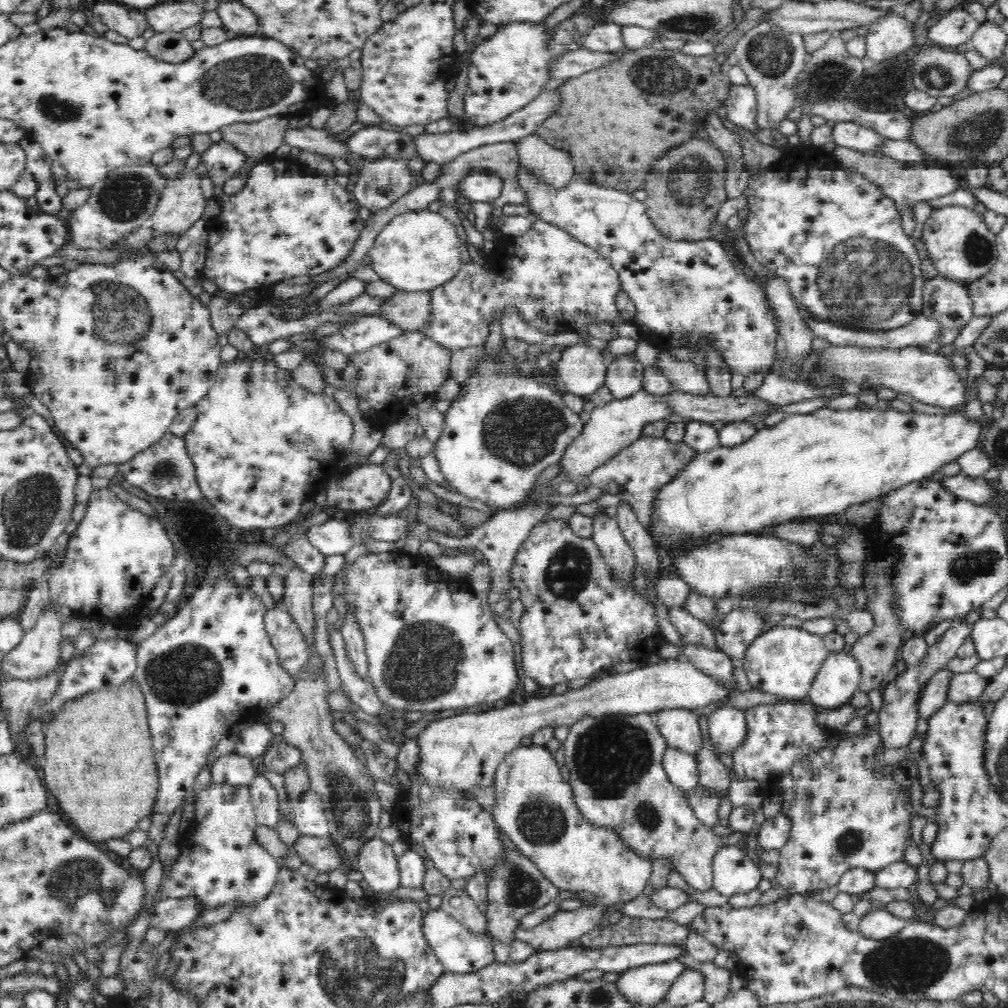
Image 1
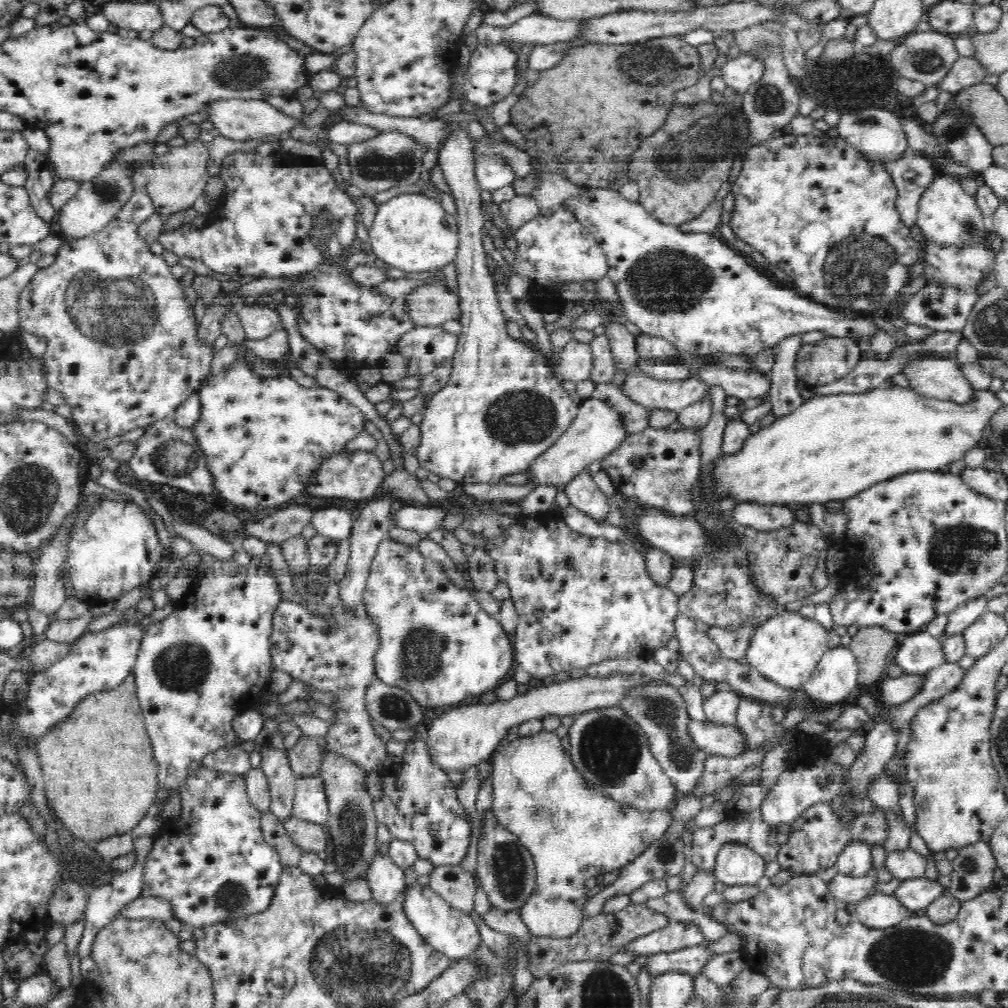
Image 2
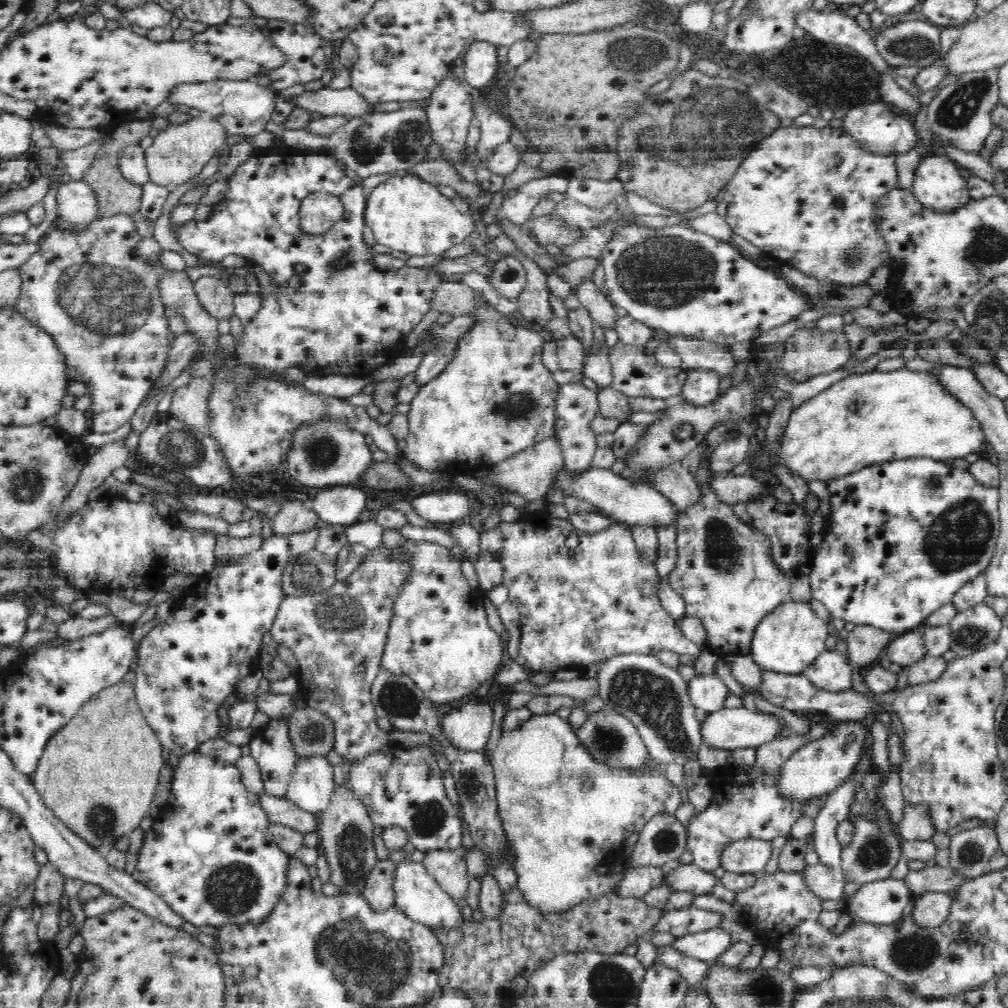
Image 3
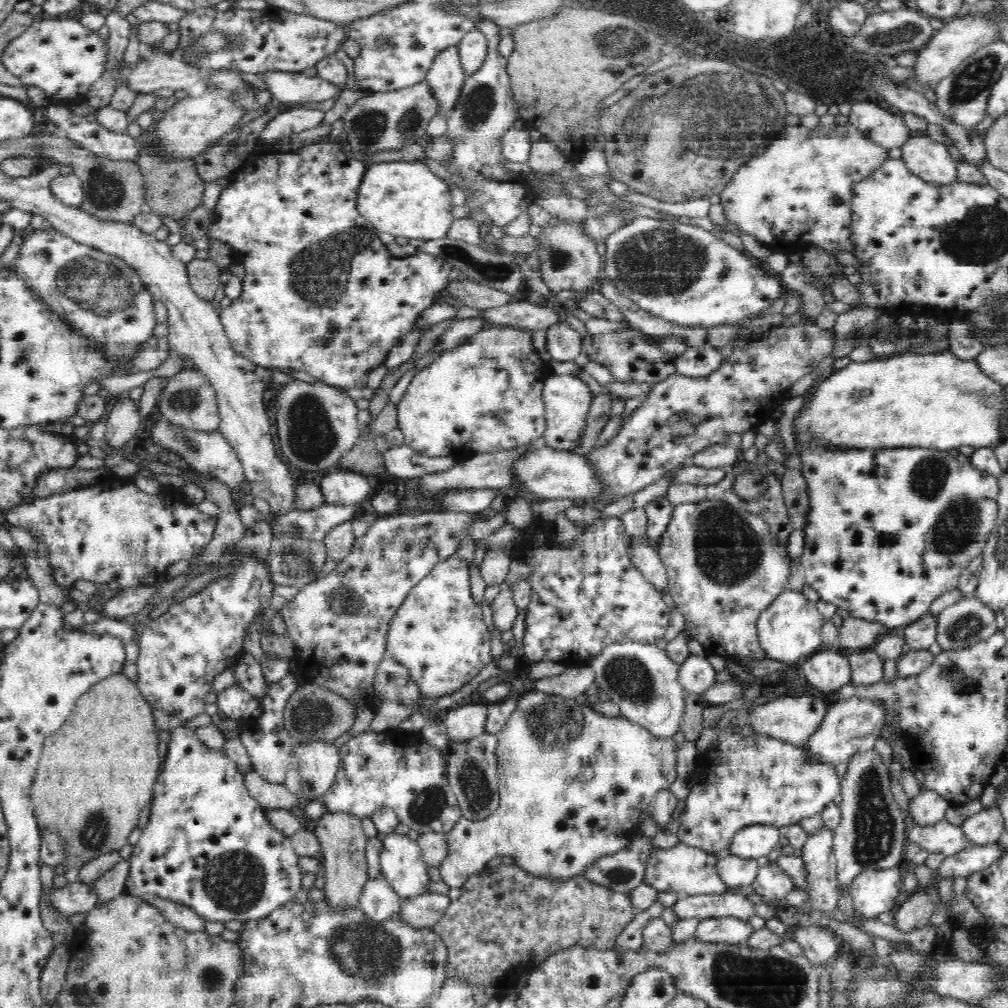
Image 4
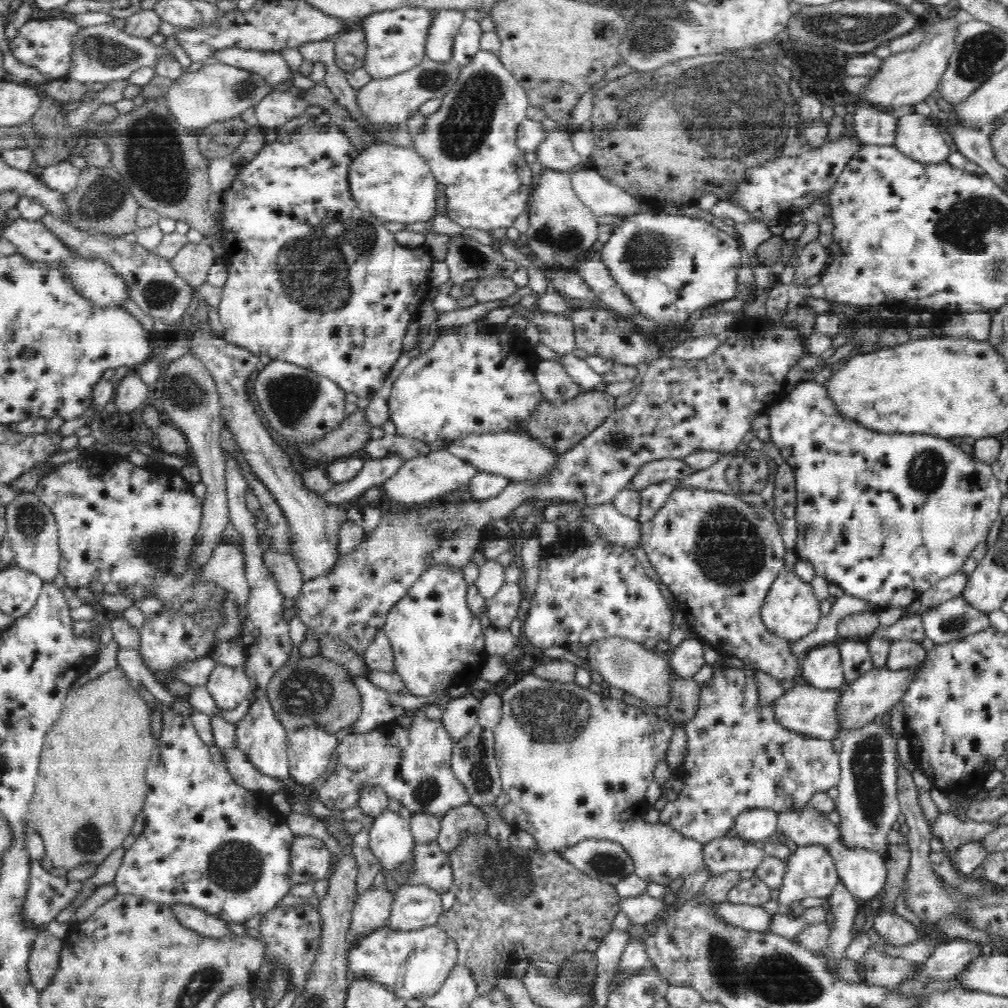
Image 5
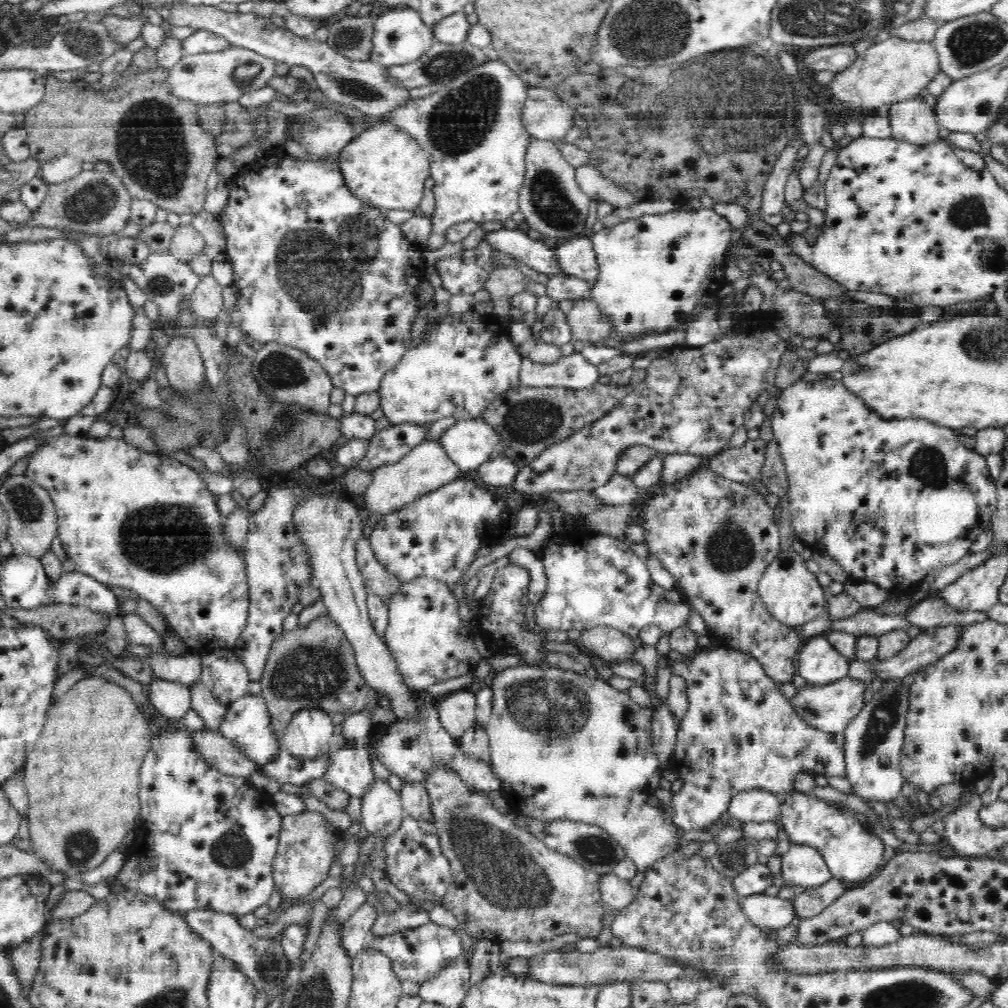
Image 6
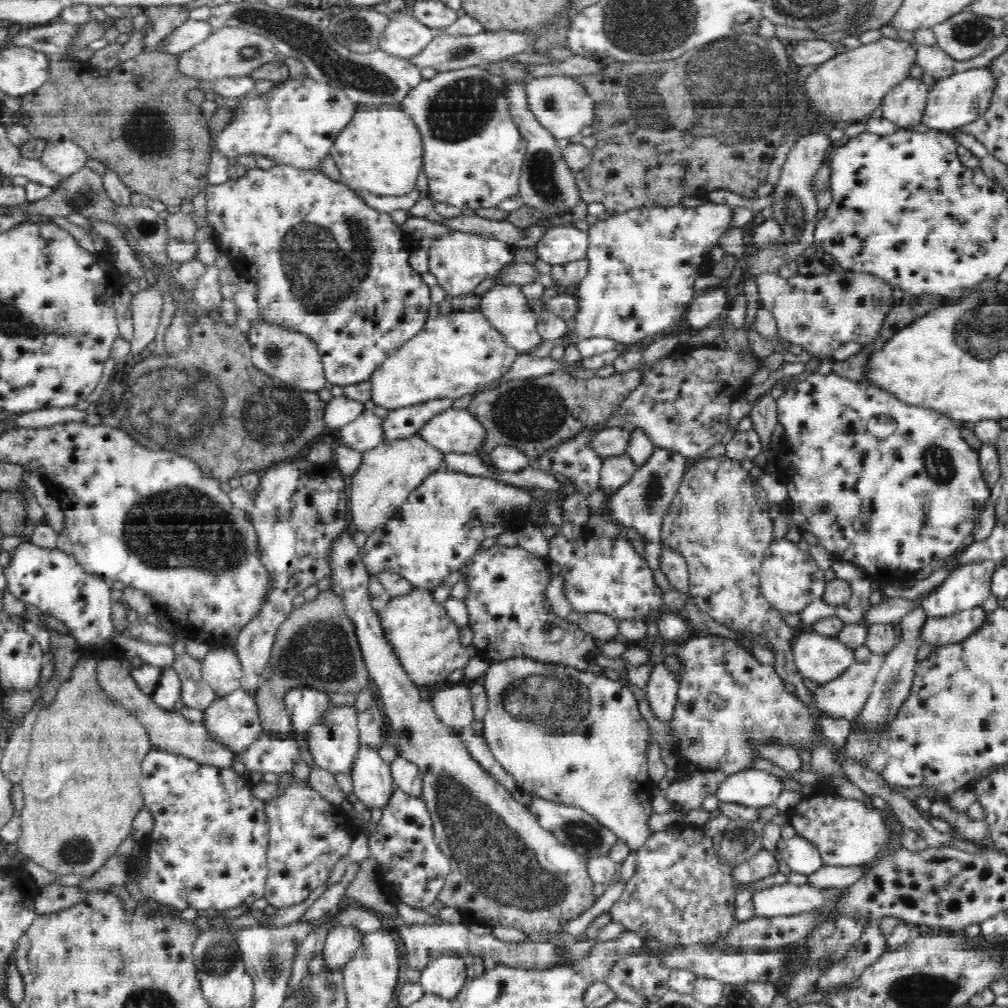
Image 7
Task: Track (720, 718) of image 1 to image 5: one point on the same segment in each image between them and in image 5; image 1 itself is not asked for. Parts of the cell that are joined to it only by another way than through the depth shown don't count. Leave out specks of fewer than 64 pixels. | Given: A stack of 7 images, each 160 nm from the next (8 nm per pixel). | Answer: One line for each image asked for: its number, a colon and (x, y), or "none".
2: (721, 707)
3: (708, 692)
4: (696, 674)
5: (688, 658)

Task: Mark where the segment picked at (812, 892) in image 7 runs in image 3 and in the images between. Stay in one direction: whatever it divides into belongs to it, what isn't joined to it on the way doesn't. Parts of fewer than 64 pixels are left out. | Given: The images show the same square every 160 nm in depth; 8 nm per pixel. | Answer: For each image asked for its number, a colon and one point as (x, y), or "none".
3: (707, 945)
4: (731, 930)
5: (754, 918)
6: (765, 911)

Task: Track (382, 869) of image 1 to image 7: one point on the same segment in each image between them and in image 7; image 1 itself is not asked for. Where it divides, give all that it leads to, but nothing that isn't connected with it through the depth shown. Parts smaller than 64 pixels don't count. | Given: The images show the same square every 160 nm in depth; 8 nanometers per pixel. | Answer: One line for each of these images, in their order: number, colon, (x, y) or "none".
2: (386, 879)
3: (379, 892)
4: (378, 900)
5: (371, 911)
6: (356, 930)
7: (340, 944)

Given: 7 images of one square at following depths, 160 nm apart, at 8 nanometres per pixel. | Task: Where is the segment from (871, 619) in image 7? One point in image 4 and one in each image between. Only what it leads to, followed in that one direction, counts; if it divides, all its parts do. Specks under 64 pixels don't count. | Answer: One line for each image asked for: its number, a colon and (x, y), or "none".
4: (968, 622)
5: (956, 619)
6: (930, 613)

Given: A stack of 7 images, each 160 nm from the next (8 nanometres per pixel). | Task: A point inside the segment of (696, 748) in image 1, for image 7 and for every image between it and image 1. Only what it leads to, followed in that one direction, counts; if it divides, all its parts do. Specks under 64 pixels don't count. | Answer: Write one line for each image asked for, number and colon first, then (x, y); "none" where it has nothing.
2: (723, 740)
3: (730, 728)
4: (794, 719)
5: (805, 710)
6: (829, 708)
7: (844, 697)

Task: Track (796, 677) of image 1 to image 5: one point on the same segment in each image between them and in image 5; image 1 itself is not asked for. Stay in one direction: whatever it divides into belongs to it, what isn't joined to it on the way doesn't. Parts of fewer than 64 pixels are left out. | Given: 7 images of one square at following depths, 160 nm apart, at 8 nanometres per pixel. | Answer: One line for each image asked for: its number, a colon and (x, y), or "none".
2: (786, 649)
3: (788, 640)
4: (790, 629)
5: (791, 611)

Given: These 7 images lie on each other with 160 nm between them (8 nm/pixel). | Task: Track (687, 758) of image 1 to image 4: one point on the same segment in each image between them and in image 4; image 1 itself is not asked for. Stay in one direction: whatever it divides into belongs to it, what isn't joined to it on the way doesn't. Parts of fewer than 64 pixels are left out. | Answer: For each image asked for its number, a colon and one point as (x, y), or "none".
2: (658, 708)
3: (652, 695)
4: (640, 678)

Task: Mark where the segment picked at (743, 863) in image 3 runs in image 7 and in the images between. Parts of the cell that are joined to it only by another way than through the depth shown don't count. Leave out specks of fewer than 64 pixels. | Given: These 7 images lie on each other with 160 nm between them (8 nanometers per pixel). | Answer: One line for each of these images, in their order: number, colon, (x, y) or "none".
4: (755, 841)
5: (755, 825)
6: (756, 806)
7: (755, 788)

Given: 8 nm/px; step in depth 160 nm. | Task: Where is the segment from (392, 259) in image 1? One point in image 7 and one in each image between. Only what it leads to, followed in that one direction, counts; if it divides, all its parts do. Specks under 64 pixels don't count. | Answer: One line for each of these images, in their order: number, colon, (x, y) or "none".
2: (413, 232)
3: (406, 213)
4: (410, 199)
5: (393, 183)
6: (384, 167)
7: (381, 151)

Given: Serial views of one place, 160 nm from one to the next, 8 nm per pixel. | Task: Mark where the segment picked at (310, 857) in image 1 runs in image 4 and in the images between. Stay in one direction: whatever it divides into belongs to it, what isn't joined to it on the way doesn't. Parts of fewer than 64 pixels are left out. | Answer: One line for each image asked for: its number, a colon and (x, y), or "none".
2: (308, 836)
3: (280, 810)
4: (271, 796)

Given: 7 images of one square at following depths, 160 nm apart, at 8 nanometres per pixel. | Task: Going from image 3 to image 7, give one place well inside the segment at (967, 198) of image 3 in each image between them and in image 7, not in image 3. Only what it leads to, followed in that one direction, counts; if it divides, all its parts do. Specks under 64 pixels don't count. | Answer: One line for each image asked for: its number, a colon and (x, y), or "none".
4: (931, 161)
5: (917, 137)
6: (913, 121)
7: (903, 106)

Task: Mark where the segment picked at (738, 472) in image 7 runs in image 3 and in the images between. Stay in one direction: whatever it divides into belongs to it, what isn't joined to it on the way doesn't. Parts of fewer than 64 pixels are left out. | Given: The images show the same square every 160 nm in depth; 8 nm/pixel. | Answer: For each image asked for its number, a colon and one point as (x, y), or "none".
3: (724, 571)
4: (724, 566)
5: (719, 556)
6: (716, 537)

